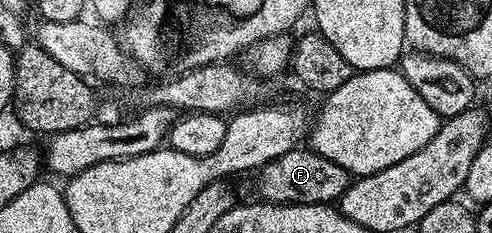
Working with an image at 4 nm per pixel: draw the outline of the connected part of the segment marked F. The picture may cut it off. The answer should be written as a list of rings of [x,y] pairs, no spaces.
[[[306,147],[293,149],[291,152],[278,156],[276,160],[263,165],[257,172],[256,177],[258,177],[256,181],[256,187],[259,191],[258,195],[263,200],[274,204],[297,205],[327,205],[341,202],[344,191],[350,186],[352,180],[351,173],[340,164],[324,159],[323,156]]]

